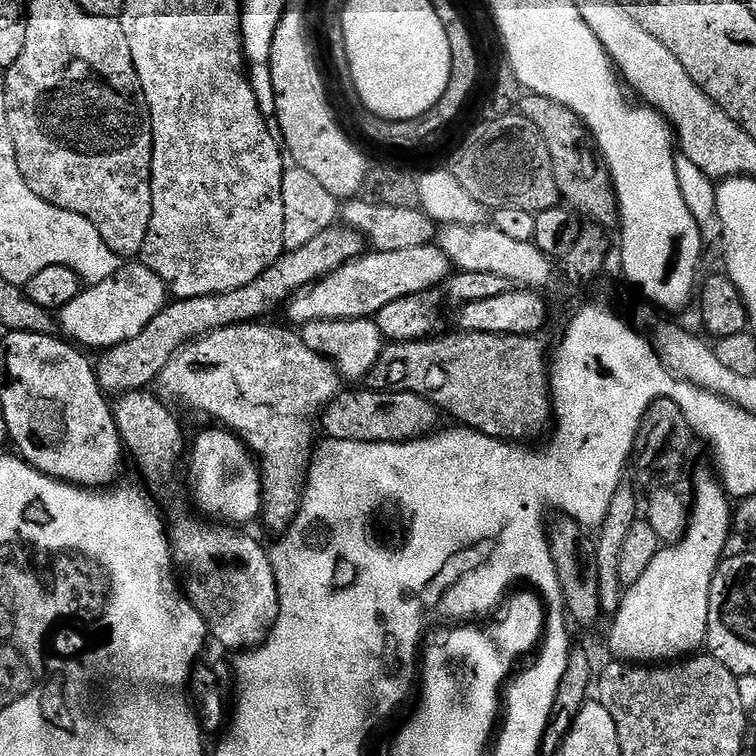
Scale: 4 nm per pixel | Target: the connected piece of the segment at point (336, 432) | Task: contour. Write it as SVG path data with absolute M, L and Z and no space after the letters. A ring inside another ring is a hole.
M341 391L340 395L327 404L318 417L319 427L328 440L345 440L363 444L404 444L407 440L418 440L433 435L437 431L436 423L442 420L442 413L435 404L418 394L409 392L364 392Z

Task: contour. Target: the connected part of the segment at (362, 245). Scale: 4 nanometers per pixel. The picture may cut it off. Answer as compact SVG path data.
M333 226L318 234L293 252L285 251L254 282L242 286L238 290L230 290L222 294L210 294L185 300L173 299L156 315L154 322L133 340L122 342L113 348L103 349L99 353L100 361L95 361L96 377L100 389L109 397L123 396L126 392L139 392L155 385L166 362L182 346L199 336L208 336L214 330L234 326L235 324L251 324L263 321L276 307L292 299L292 295L301 292L310 284L324 280L334 270L338 270L346 262L357 260L366 251L366 241L354 229L347 226Z

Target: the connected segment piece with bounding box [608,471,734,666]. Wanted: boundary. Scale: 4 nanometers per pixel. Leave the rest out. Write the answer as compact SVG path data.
M709 472L696 476L696 493L690 496L684 537L674 545L661 547L642 578L627 585L620 599L620 608L611 621L612 633L608 636L608 648L617 661L652 666L657 662L679 661L705 647L712 579L720 561L725 559L728 535L734 532L730 497L719 479Z

